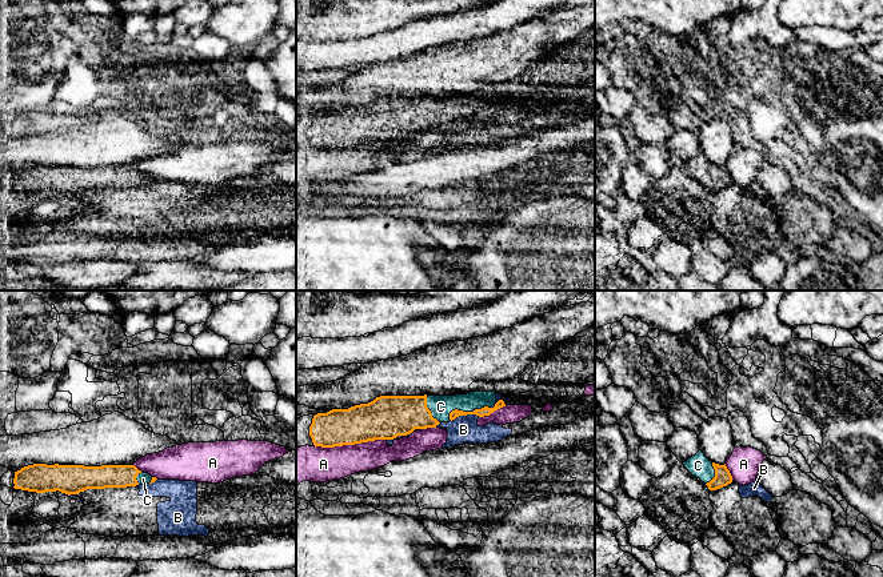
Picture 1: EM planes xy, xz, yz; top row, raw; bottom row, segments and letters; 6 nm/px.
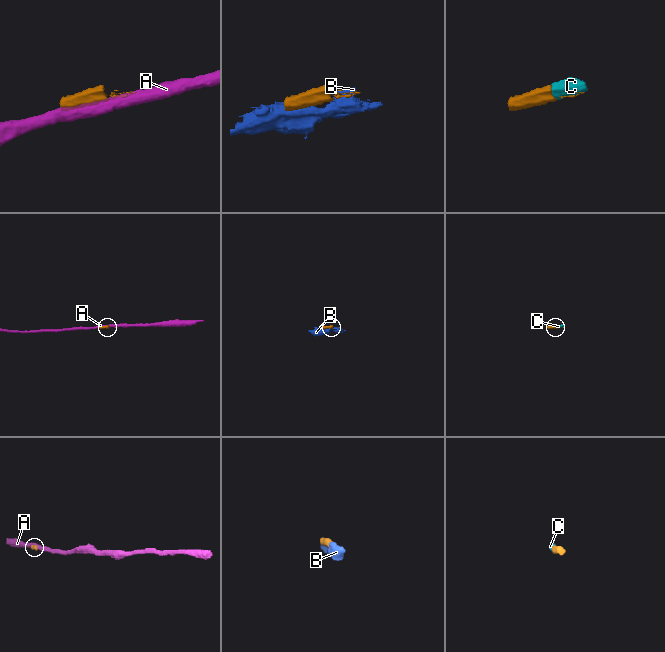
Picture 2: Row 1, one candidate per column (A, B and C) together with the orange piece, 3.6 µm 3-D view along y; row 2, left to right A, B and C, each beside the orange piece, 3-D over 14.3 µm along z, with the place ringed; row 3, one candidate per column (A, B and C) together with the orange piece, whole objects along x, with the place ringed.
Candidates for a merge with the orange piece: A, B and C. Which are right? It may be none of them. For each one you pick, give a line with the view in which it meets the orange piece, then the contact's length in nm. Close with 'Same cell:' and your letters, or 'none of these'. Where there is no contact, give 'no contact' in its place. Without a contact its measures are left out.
C: meets orange in xz; contact 320 nm long
Same cell: C

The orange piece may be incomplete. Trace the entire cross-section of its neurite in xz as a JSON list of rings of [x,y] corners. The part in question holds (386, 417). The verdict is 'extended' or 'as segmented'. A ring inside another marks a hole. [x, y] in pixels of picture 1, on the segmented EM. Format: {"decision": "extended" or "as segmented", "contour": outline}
{"decision": "extended", "contour": [[[495,392],[456,396],[380,396],[368,404],[296,420],[296,448],[335,448],[375,440],[393,440],[415,429],[436,428],[459,416],[490,416],[506,406]]]}

